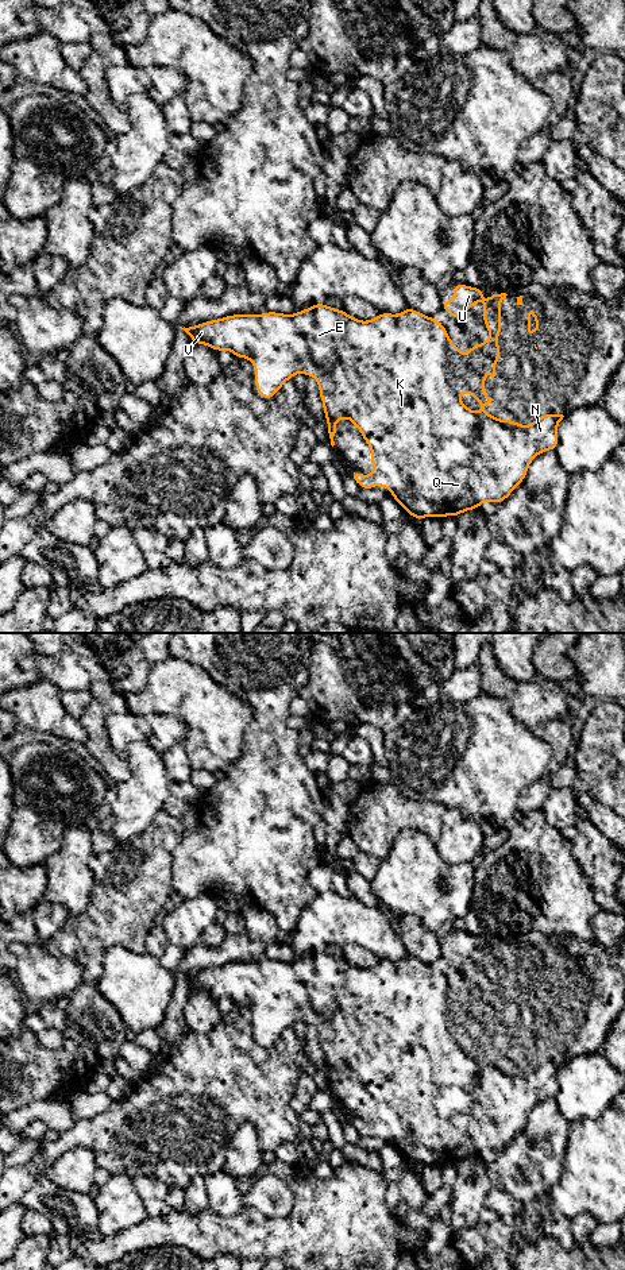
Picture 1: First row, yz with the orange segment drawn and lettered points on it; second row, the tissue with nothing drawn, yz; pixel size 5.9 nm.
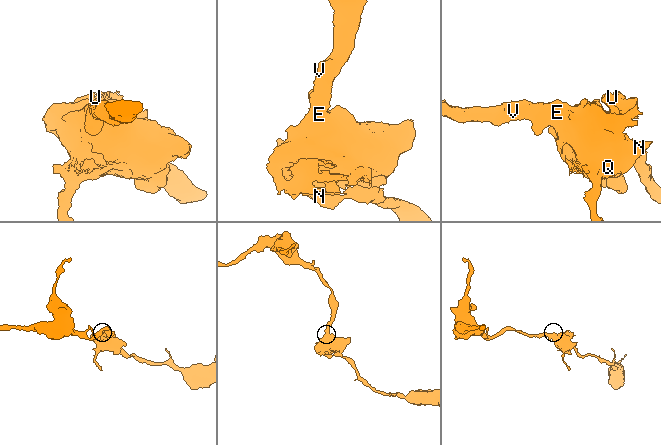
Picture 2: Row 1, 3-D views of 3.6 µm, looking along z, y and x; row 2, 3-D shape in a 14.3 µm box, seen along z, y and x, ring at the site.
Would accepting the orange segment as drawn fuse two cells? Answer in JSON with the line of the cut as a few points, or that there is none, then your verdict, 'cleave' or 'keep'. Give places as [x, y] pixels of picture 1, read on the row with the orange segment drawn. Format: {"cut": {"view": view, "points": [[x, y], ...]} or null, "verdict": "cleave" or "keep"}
{"cut": null, "verdict": "keep"}

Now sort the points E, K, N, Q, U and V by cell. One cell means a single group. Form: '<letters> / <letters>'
E K N Q U V

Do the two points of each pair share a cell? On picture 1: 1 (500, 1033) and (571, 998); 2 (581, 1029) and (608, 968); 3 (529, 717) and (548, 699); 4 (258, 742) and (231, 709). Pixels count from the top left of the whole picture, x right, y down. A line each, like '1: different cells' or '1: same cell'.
1: same cell
2: same cell
3: same cell
4: different cells

